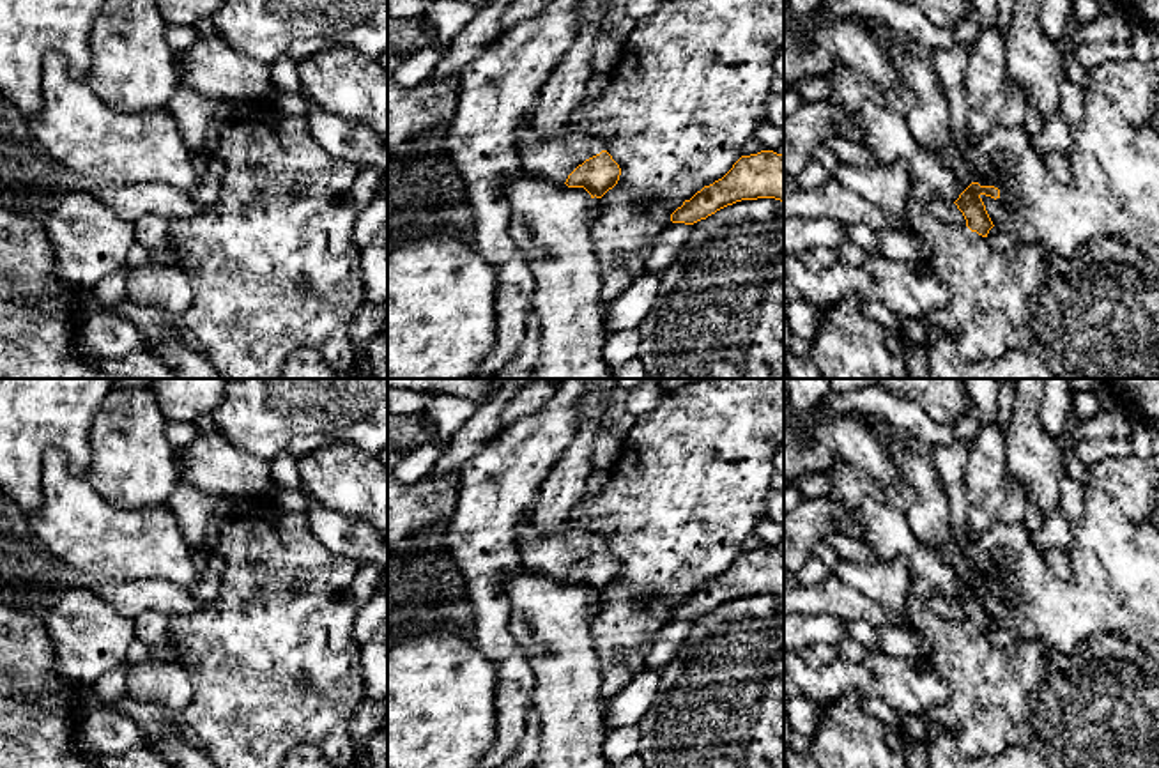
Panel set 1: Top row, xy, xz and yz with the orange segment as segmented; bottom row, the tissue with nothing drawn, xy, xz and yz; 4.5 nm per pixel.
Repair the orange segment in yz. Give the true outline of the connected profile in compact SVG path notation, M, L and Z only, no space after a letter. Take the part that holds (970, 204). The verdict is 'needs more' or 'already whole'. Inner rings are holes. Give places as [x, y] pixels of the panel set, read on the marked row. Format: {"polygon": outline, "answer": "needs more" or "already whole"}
{"polygon": "M971 182L956 202L947 202L938 191L927 200L925 209L931 216L947 225L968 227L982 237L987 237L989 230L994 227L982 195L991 198L1000 198L1000 189L994 186L980 186Z", "answer": "needs more"}

